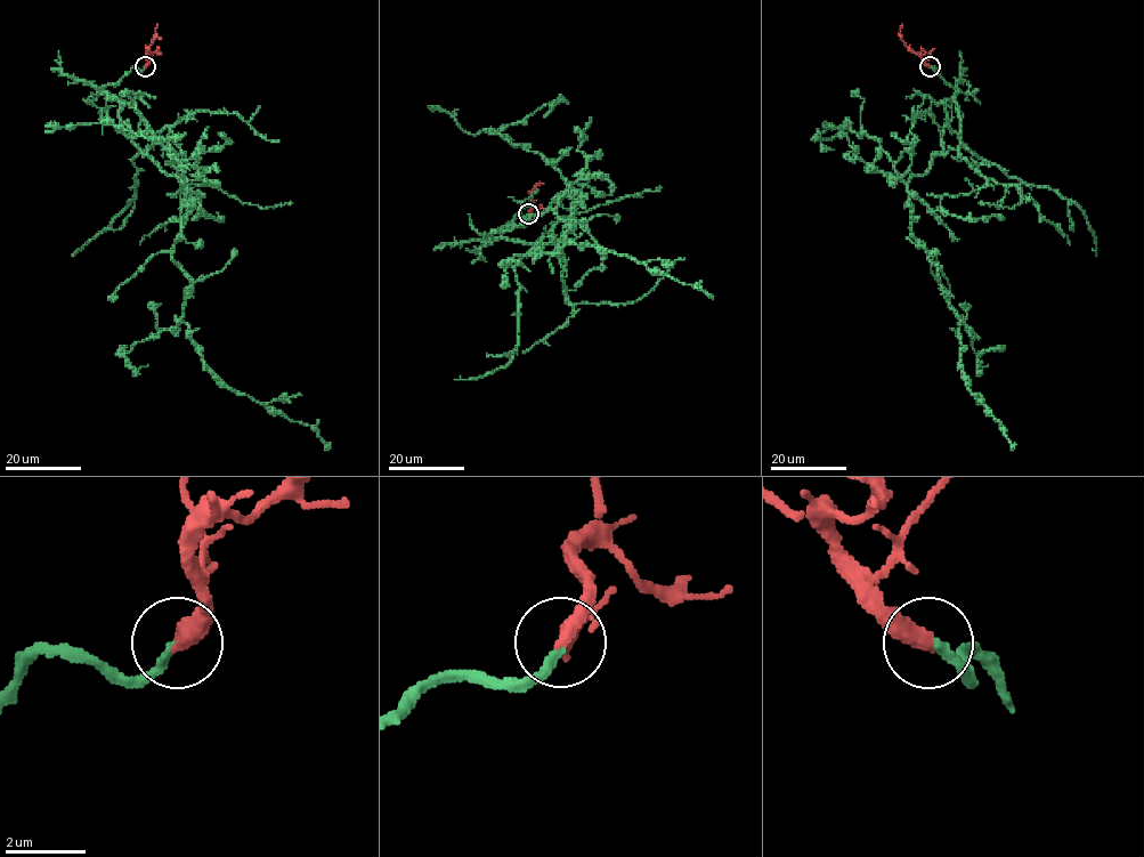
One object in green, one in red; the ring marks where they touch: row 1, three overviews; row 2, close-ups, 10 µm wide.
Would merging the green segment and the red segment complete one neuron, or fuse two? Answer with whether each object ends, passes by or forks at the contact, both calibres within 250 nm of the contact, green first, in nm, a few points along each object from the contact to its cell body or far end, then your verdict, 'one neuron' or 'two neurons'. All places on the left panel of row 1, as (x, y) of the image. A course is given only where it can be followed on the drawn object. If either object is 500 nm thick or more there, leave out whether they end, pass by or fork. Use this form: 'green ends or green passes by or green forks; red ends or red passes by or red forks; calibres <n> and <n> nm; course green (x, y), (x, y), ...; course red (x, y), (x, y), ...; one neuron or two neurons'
green ends; red ends; calibres 240 and 400 nm; course green (145, 66), (102, 89), (186, 190), (172, 258), (189, 338), (327, 450); course red (145, 66), (156, 24); one neuron

